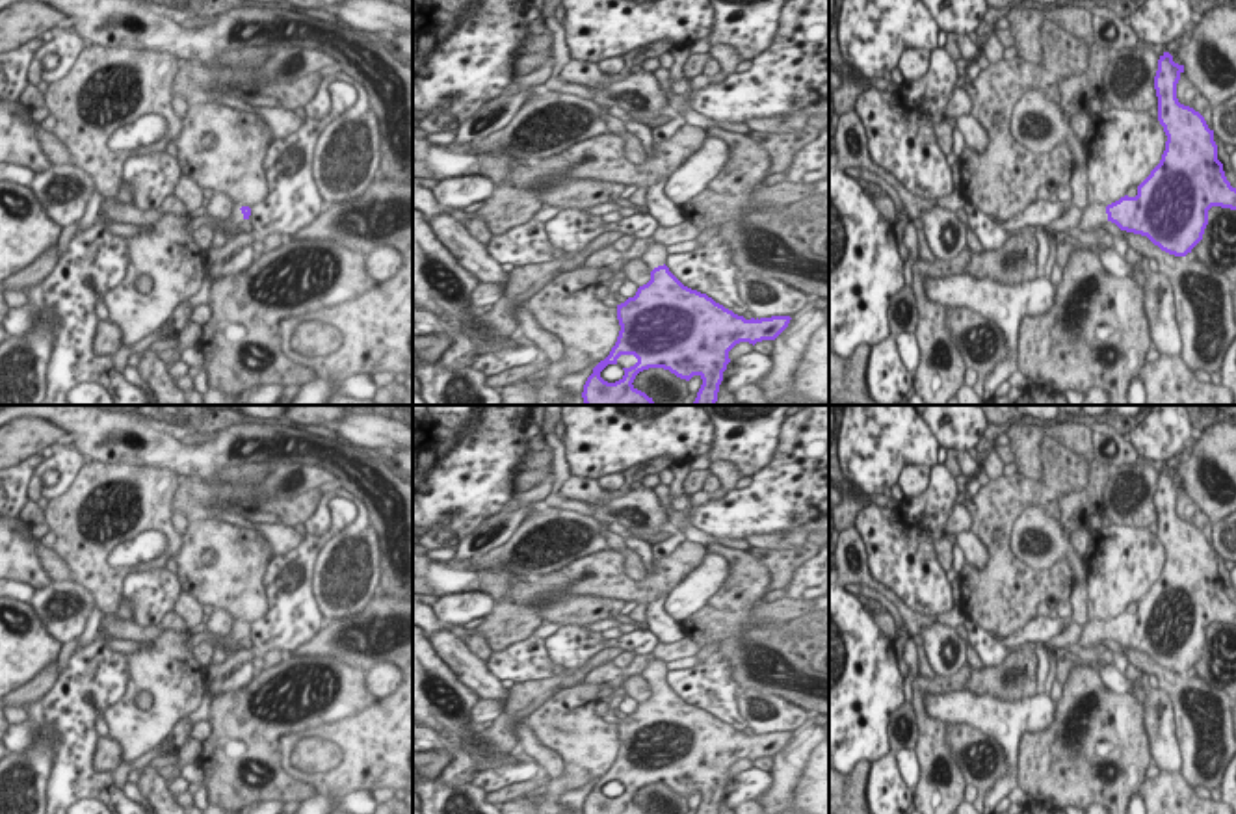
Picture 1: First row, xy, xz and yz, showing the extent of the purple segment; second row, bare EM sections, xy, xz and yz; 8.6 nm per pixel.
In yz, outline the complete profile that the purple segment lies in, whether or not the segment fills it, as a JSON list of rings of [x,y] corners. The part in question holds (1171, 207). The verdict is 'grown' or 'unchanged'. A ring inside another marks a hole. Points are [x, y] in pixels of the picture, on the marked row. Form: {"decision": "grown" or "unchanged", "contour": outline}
{"decision": "grown", "contour": [[[1169,52],[1160,56],[1154,89],[1158,121],[1167,136],[1160,164],[1137,186],[1136,197],[1087,206],[1080,223],[1084,232],[1111,221],[1121,230],[1147,236],[1169,255],[1186,256],[1203,240],[1212,206],[1236,210],[1236,188],[1217,160],[1214,130],[1177,98],[1182,72],[1184,65]]]}

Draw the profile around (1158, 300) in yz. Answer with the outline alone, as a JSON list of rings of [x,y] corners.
[[[1143,258],[1141,269],[1149,281],[1143,290],[1143,305],[1151,323],[1151,338],[1156,342],[1162,355],[1180,357],[1182,338],[1171,281],[1164,273],[1154,273],[1147,258]]]

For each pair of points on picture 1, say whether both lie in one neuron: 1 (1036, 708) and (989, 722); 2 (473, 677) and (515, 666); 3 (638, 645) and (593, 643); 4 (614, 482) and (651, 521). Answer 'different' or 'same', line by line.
1: same
2: different
3: same
4: different

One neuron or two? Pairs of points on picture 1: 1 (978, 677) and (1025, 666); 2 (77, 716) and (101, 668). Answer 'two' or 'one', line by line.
1: one
2: one

